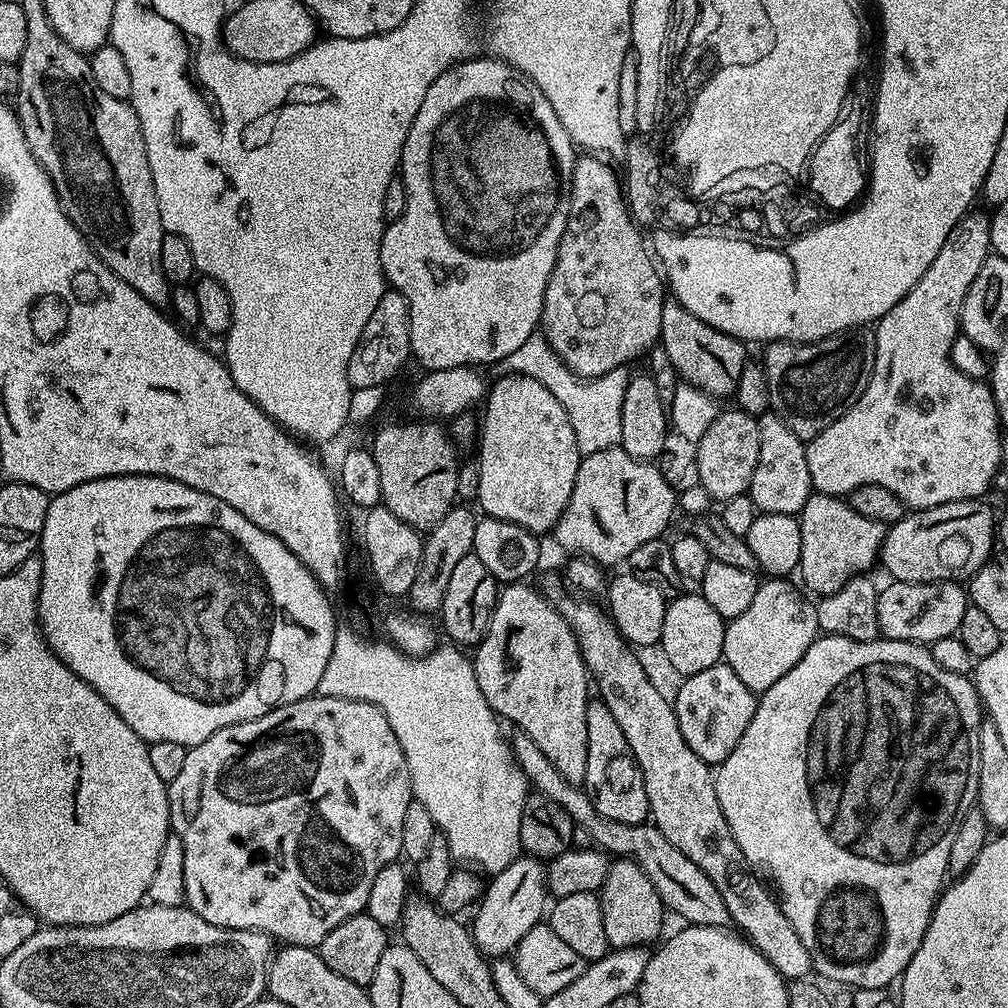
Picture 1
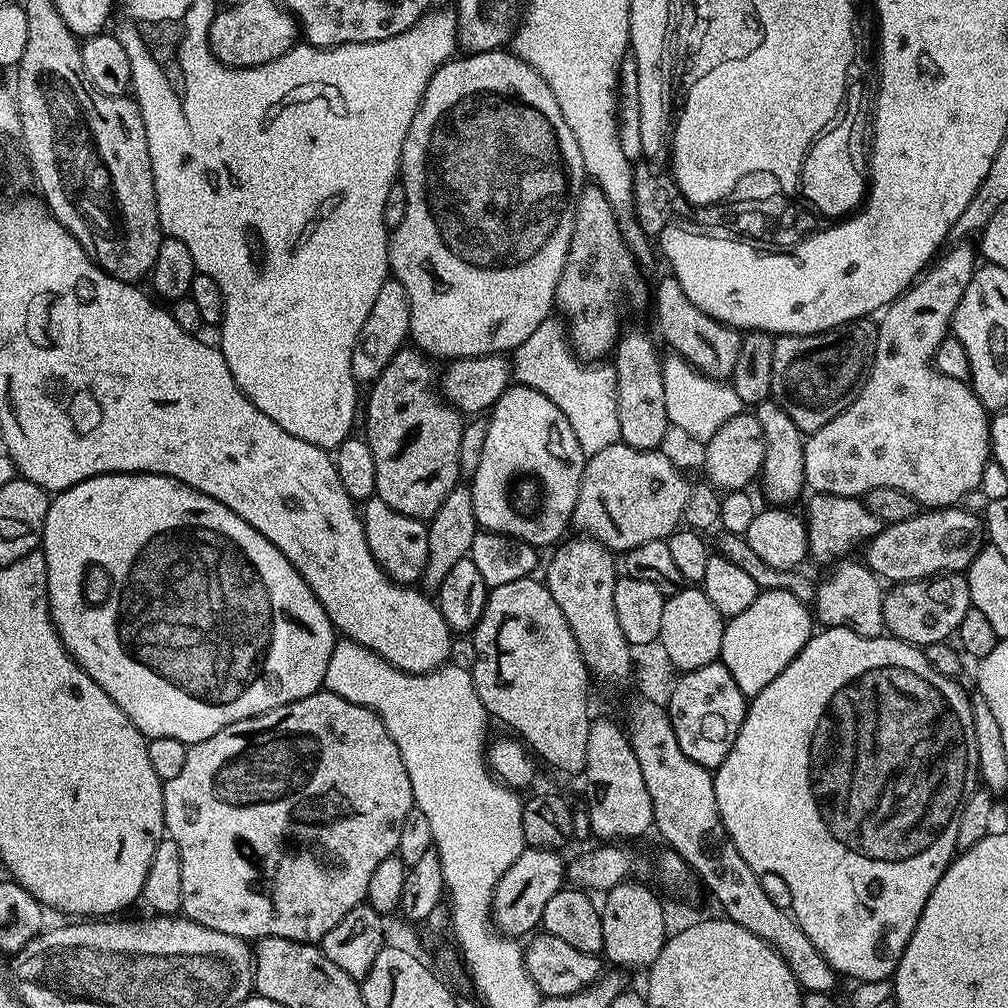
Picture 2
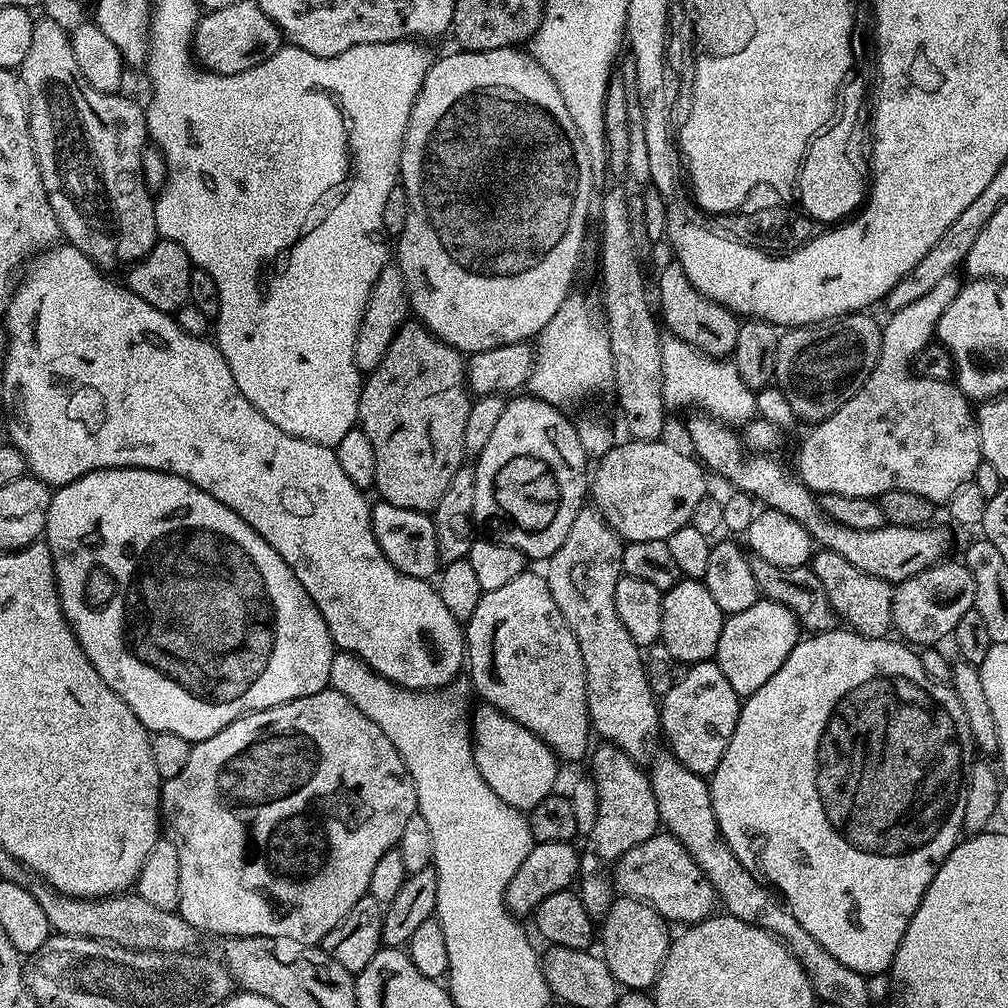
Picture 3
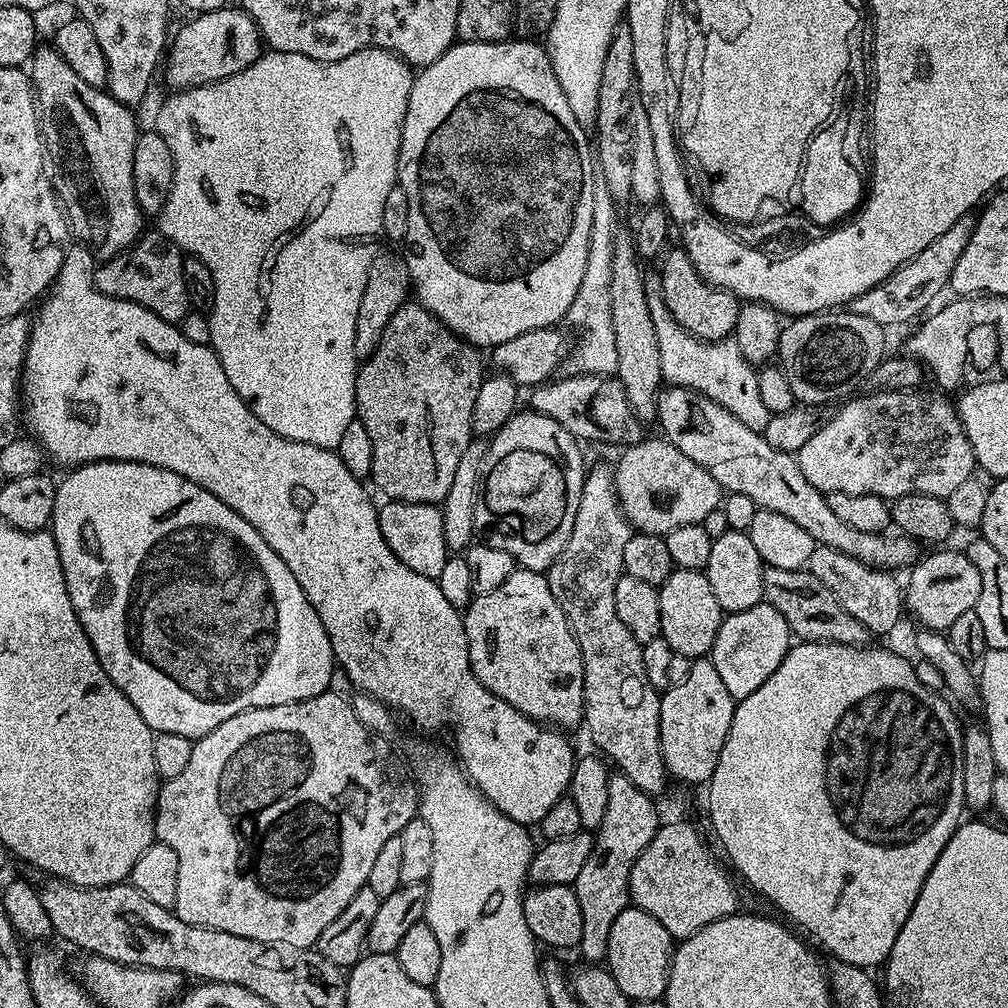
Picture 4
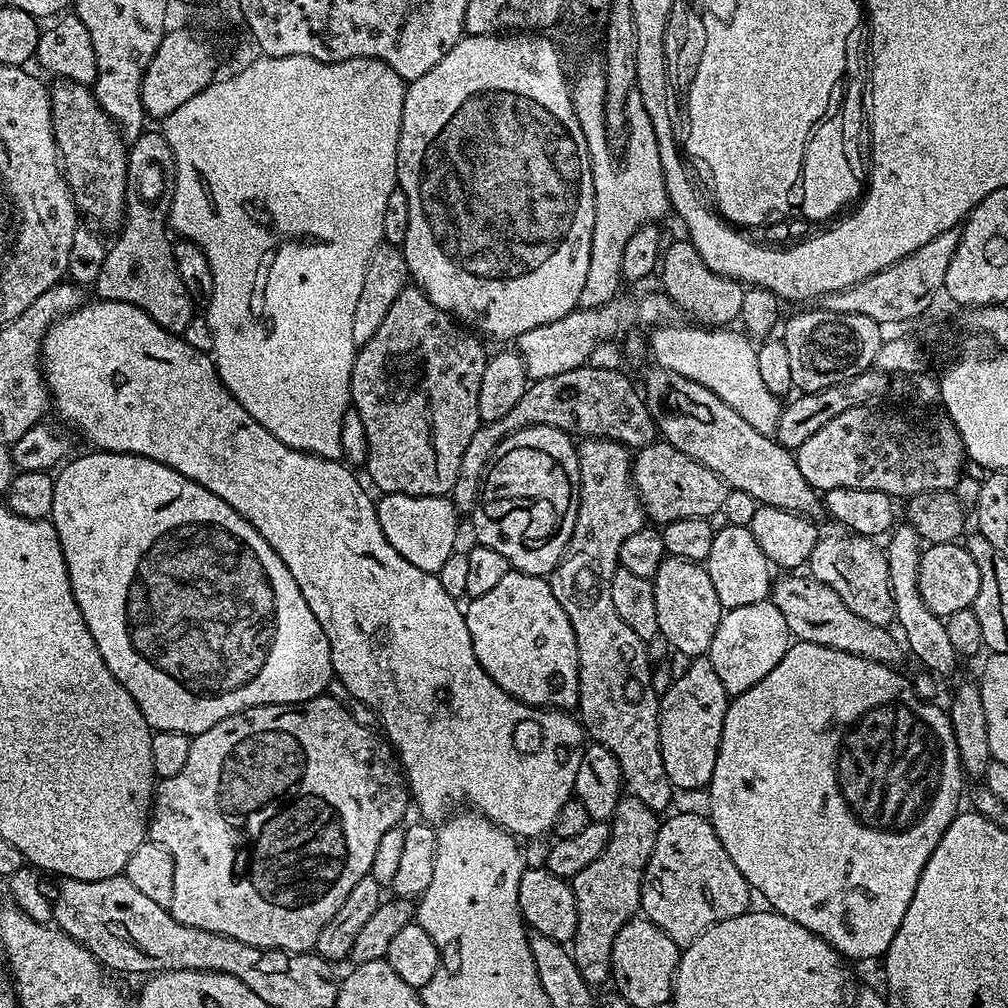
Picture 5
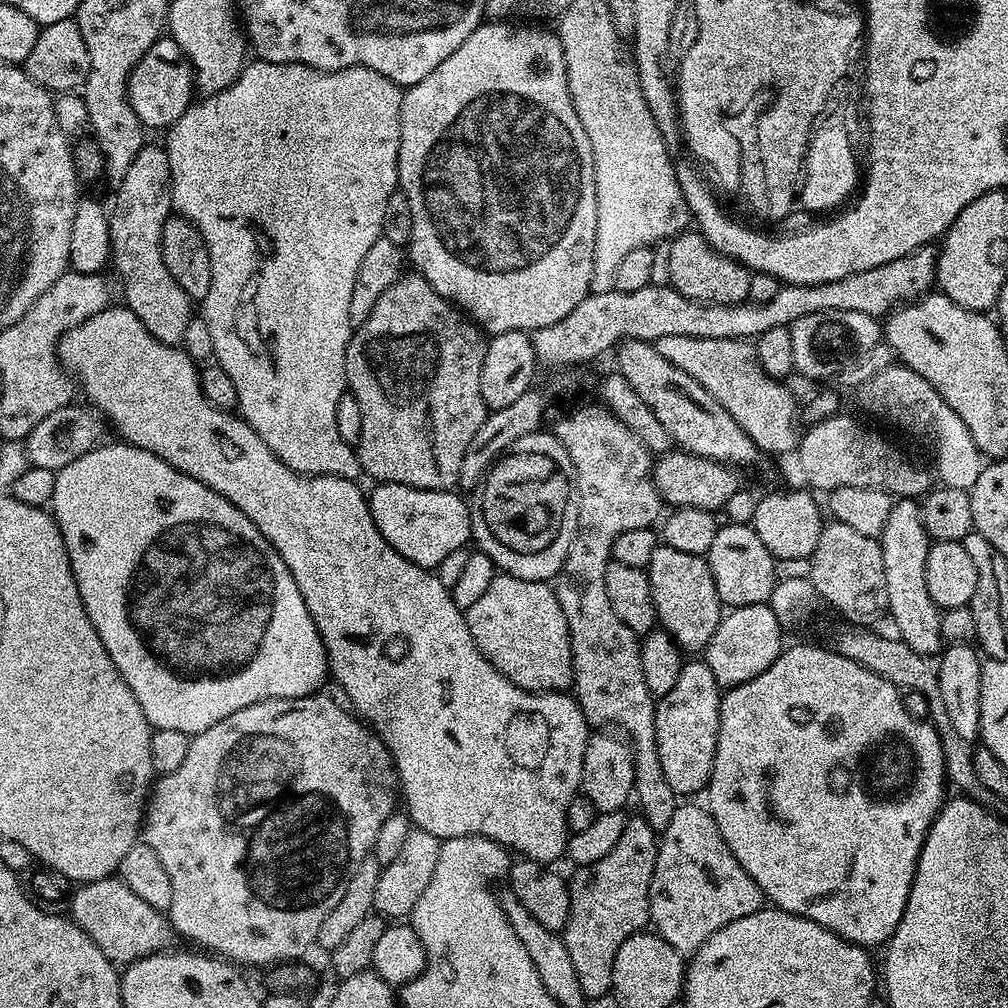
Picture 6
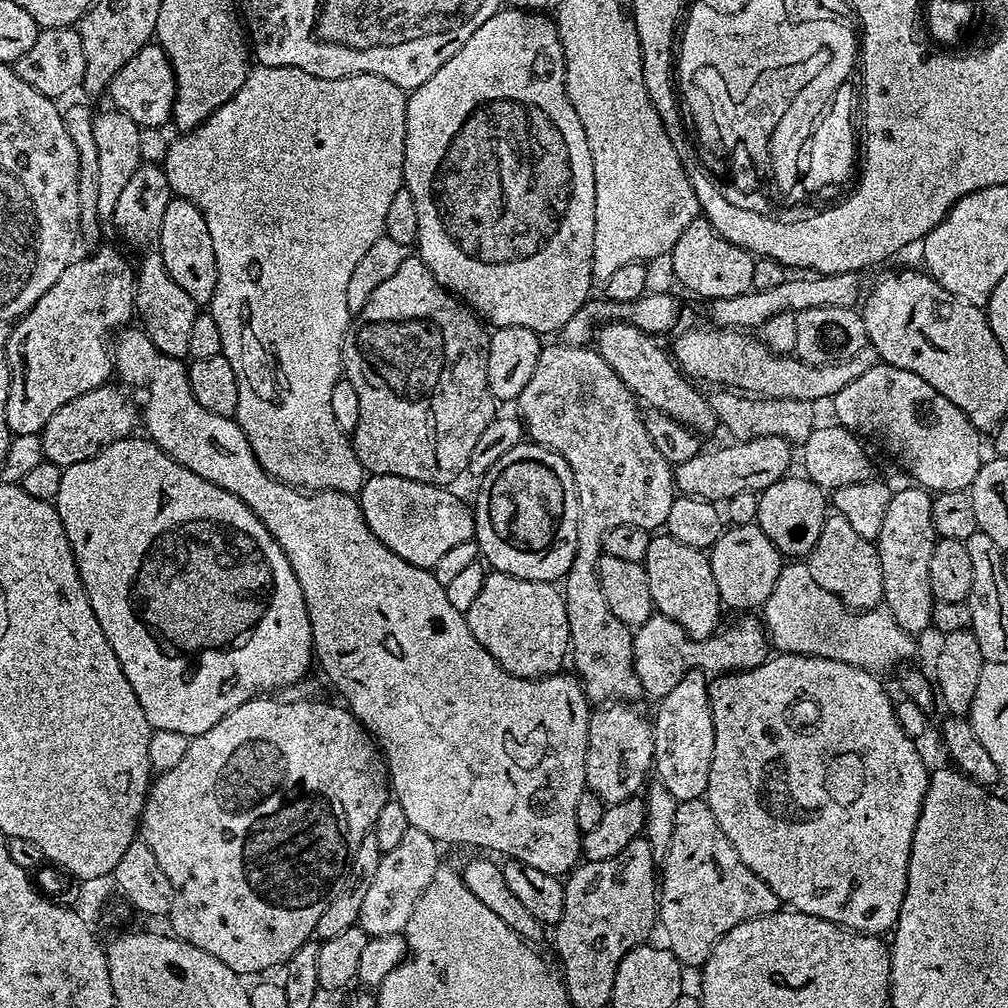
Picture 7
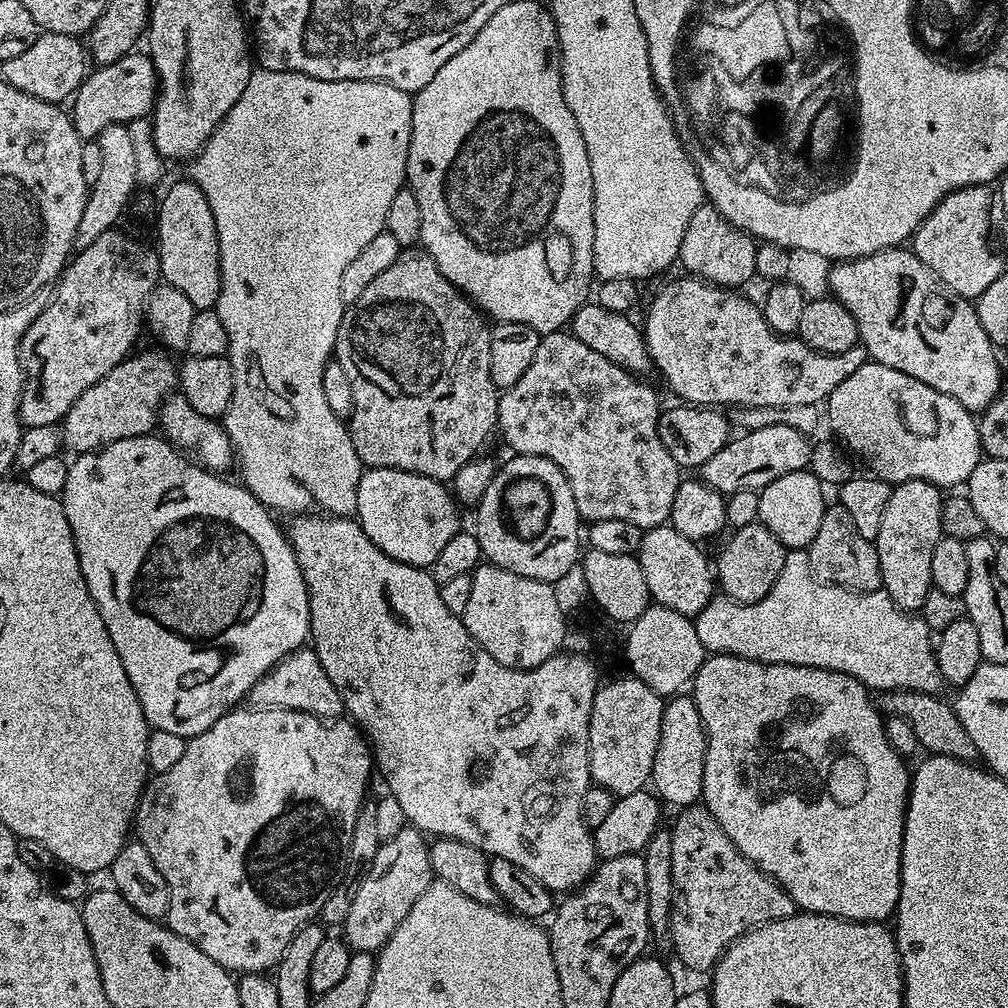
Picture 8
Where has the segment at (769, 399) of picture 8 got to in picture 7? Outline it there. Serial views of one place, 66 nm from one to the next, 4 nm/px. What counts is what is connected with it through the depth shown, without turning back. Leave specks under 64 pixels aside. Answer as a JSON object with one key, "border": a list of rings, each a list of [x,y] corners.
{"border":[[[711,330],[712,332],[684,332],[670,348],[679,369],[693,381],[705,380],[712,386],[727,386],[756,398],[770,400],[831,401],[847,384],[854,382],[876,364],[881,363],[878,350],[867,344],[854,358],[846,358],[837,364],[818,366],[796,359],[795,355],[780,356],[764,345],[759,335],[744,330]]]}

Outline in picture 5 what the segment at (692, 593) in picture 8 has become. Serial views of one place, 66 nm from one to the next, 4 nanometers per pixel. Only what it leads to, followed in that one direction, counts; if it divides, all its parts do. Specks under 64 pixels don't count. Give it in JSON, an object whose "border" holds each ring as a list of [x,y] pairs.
{"border":[[[665,555],[662,566],[658,566],[651,582],[654,586],[654,607],[658,609],[658,630],[662,640],[665,640],[674,651],[688,656],[687,658],[705,655],[714,640],[714,634],[718,630],[722,615],[718,593],[714,591],[714,582],[710,582],[707,567],[695,560],[683,560],[682,558]]]}

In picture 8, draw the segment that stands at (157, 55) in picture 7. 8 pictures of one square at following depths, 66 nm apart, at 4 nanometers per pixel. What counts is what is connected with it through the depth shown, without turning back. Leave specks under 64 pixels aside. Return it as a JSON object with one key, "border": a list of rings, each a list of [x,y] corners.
{"border":[[[133,50],[114,62],[99,65],[95,70],[85,75],[80,89],[71,101],[72,124],[81,138],[95,138],[100,135],[101,130],[111,124],[127,125],[132,120],[143,120],[156,107],[158,99],[156,63],[143,51]]]}

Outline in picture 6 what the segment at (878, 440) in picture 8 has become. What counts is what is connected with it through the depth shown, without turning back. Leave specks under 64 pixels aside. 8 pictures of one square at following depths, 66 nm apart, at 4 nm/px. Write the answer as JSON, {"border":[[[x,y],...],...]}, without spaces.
{"border":[[[901,364],[879,371],[857,391],[863,408],[880,414],[914,435],[932,440],[936,446],[935,475],[945,486],[969,491],[984,469],[985,459],[970,436],[970,430],[958,414],[920,374]]]}

